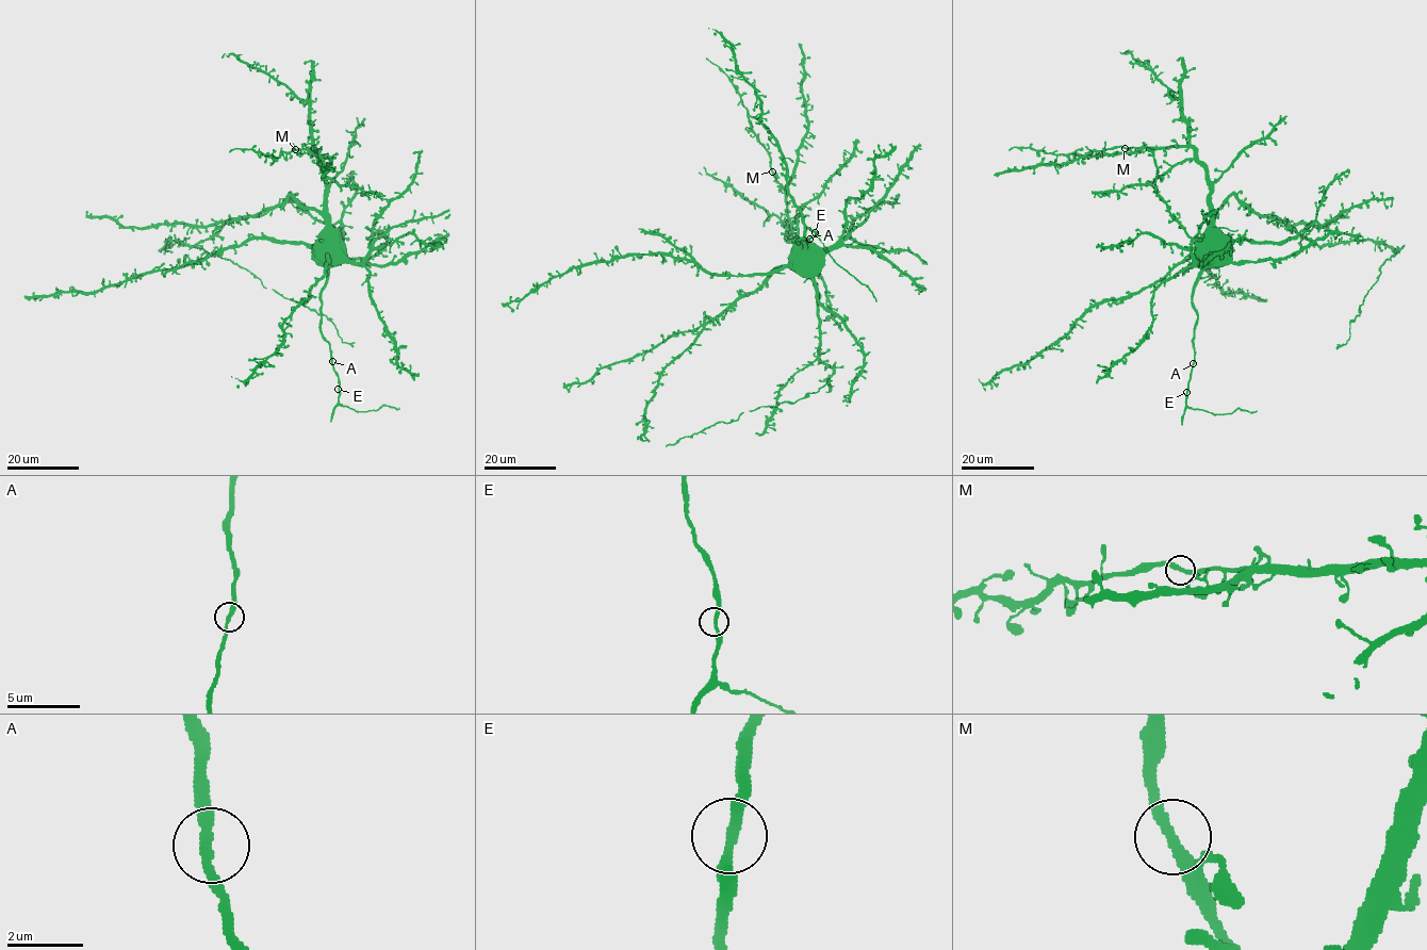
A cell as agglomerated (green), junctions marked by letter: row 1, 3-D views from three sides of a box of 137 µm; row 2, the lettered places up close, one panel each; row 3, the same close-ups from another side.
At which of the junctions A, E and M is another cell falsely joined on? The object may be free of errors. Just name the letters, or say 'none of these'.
none of these

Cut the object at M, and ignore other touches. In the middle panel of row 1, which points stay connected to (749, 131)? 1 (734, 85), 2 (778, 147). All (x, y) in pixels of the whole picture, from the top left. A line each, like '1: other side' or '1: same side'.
1: same side
2: other side

